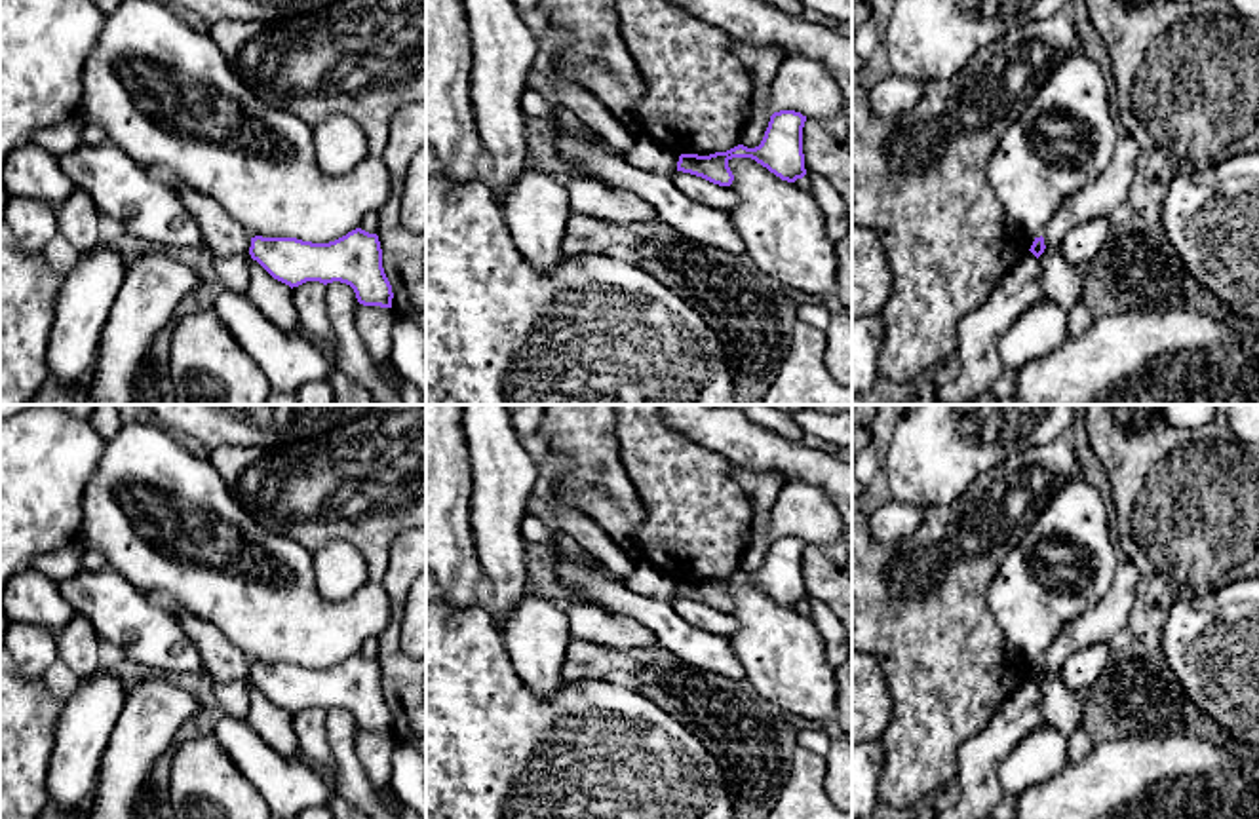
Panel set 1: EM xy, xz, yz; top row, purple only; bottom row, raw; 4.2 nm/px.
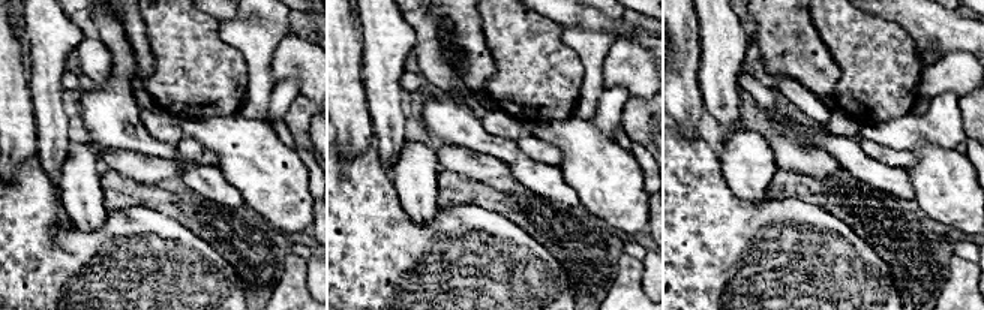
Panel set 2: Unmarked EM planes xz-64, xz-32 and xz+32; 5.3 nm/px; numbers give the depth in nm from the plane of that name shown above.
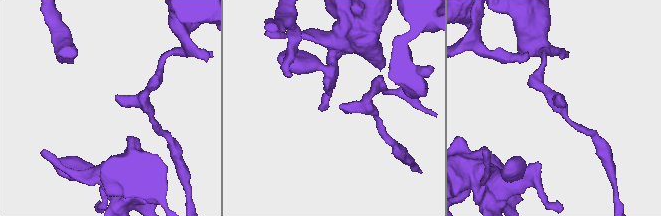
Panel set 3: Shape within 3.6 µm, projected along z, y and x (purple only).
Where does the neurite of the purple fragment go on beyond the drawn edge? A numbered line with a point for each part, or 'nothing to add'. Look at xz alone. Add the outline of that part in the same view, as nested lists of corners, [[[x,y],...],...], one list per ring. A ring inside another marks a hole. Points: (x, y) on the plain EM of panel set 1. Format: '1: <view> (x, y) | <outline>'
nothing to add

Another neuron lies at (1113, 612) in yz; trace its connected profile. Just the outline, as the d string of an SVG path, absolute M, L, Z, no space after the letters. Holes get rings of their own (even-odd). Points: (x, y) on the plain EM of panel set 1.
M1128 559L1122 561L1099 604L1065 625L1056 637L1042 661L1046 675L1061 678L1069 656L1097 642L1111 642L1118 631L1128 627L1139 583L1139 570Z

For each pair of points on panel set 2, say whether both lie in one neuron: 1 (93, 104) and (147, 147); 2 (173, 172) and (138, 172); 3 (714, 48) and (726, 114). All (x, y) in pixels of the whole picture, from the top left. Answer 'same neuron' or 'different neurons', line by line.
1: same neuron
2: same neuron
3: same neuron

